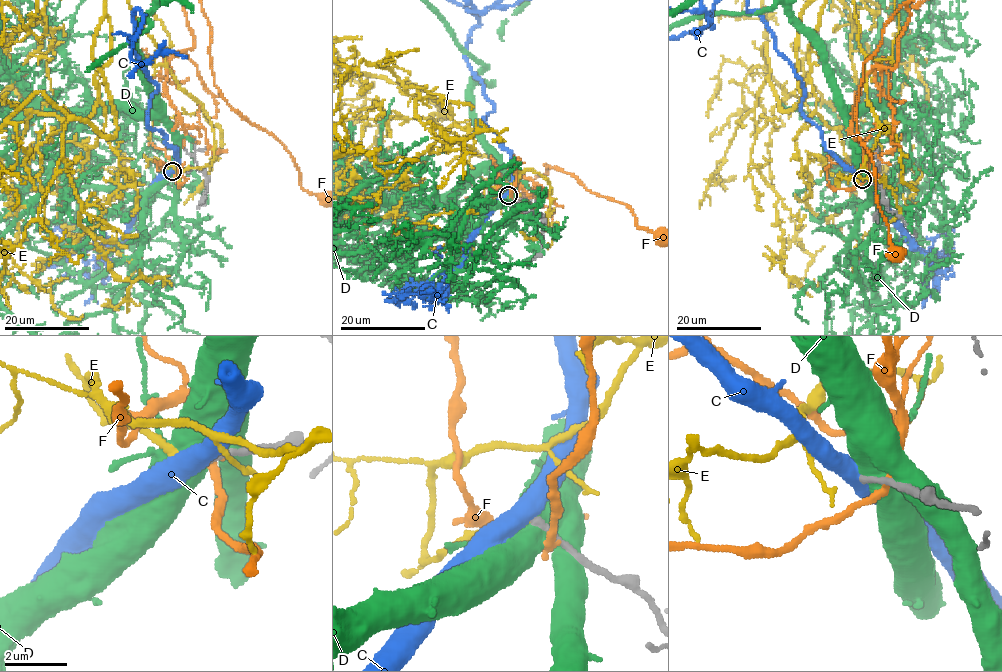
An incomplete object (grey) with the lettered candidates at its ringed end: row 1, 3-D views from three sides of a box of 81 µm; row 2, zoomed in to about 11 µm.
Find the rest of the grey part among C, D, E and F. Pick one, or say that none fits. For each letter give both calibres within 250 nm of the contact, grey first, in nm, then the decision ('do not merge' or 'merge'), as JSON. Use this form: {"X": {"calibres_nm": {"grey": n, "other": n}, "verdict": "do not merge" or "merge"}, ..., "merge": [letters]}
{"C": {"calibres_nm": {"grey": 220, "other": 550}, "verdict": "do not merge"}, "D": {"calibres_nm": {"grey": 190, "other": 550}, "verdict": "do not merge"}, "E": {"calibres_nm": {"grey": 200, "other": 220}, "verdict": "merge"}, "F": {"calibres_nm": {"grey": 280, "other": 240}, "verdict": "do not merge"}, "merge": ["E"]}

